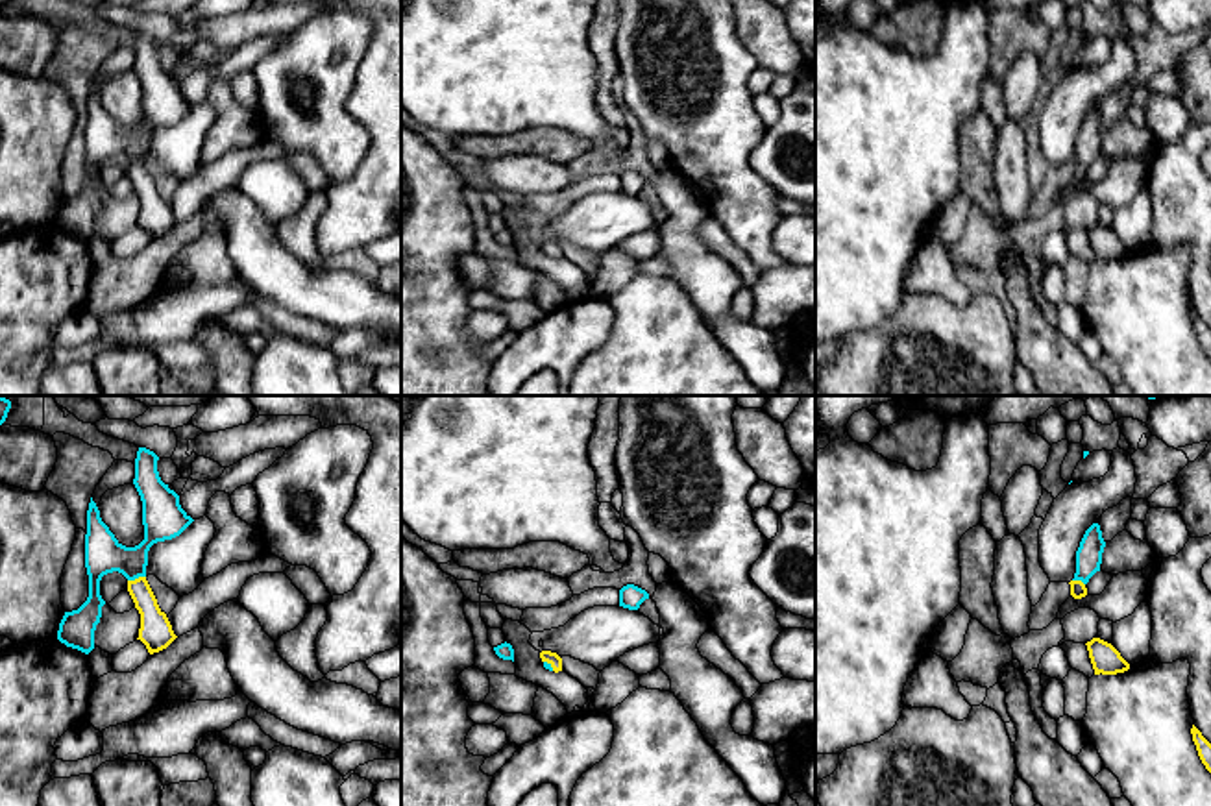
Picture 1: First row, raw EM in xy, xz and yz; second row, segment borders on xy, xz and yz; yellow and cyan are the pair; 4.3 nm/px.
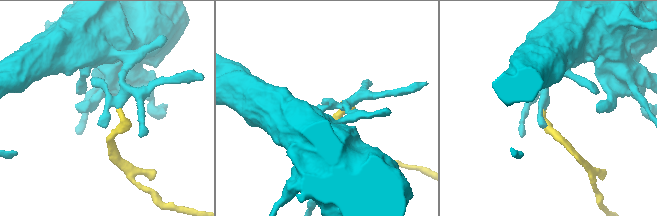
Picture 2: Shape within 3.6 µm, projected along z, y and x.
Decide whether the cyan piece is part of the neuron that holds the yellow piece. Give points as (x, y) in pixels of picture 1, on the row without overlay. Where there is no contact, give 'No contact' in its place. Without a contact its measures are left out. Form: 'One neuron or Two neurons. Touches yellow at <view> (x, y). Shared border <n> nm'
One neuron. Touches yellow at xy (135, 165). Shared border 80 nm

